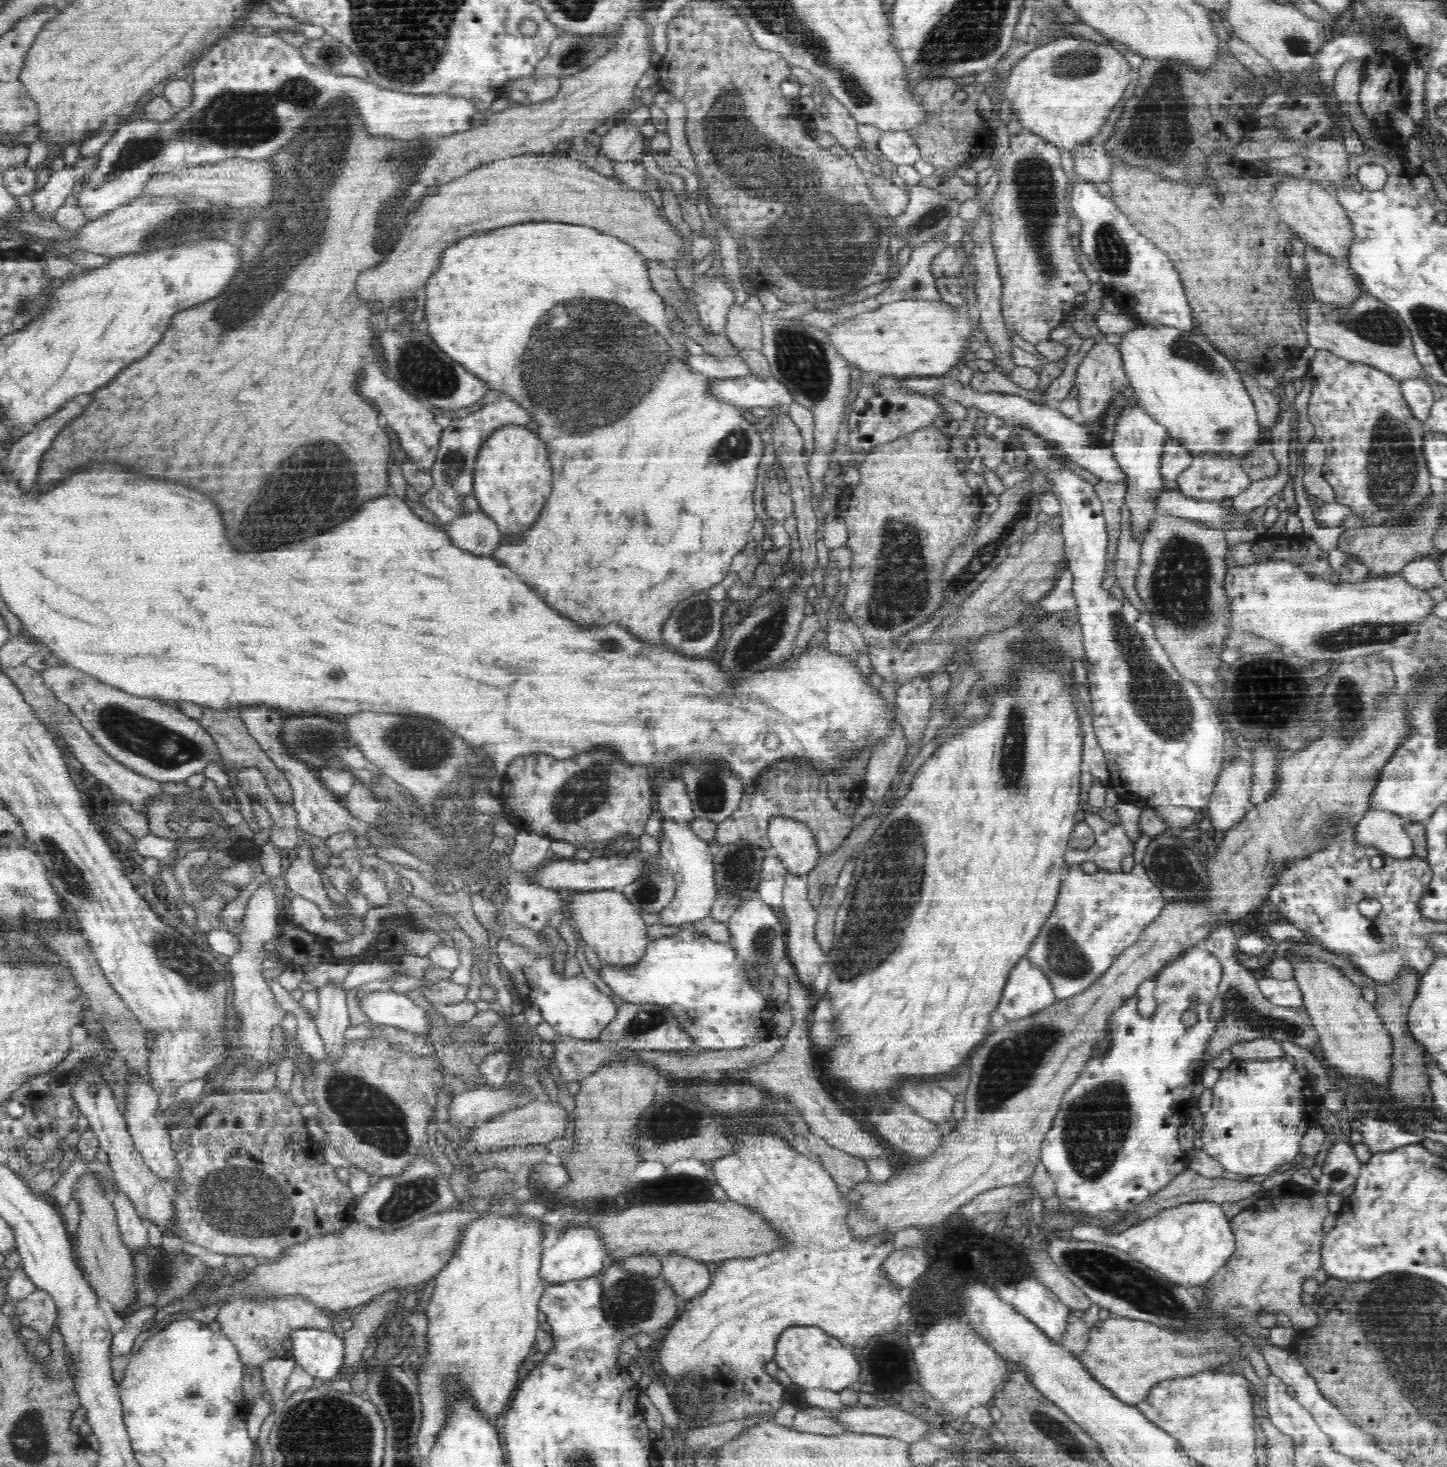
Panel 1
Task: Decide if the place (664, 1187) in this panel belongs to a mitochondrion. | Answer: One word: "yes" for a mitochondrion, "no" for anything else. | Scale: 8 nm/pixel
no

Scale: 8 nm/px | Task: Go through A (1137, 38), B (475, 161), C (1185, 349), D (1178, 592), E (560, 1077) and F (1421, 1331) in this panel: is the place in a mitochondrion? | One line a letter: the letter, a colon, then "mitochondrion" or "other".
A: other
B: other
C: mitochondrion
D: mitochondrion
E: other
F: mitochondrion

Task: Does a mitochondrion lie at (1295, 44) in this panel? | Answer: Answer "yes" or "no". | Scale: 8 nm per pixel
yes

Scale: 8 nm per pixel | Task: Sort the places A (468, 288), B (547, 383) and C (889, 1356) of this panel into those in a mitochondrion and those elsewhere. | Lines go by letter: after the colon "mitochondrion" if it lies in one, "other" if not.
A: other
B: mitochondrion
C: other

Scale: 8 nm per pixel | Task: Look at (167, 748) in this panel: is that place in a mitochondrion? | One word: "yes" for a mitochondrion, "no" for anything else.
yes

